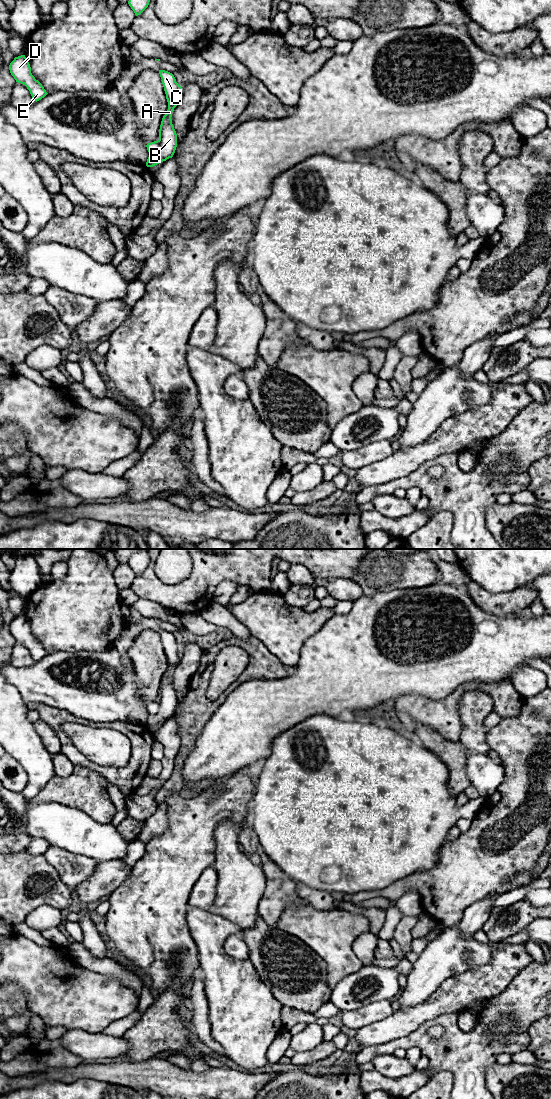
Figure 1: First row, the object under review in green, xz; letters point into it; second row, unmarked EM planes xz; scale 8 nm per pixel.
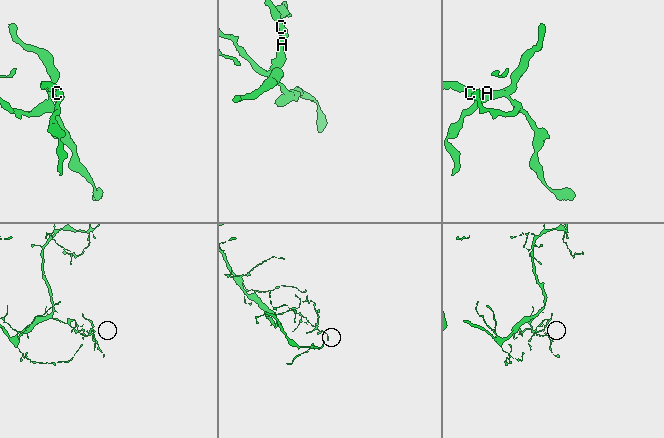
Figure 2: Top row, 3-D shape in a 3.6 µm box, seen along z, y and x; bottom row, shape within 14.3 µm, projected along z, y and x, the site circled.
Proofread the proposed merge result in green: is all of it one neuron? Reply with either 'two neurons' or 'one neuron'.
two neurons

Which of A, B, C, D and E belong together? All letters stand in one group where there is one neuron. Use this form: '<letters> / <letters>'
A B C / D E

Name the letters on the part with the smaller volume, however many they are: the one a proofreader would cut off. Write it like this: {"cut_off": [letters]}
{"cut_off": ["A", "B", "C"]}

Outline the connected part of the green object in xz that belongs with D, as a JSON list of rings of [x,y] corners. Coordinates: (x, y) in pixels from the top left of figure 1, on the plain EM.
[[[25,615],[15,617],[9,625],[9,630],[16,642],[27,647],[36,662],[48,654],[42,644],[32,635],[30,624]]]

